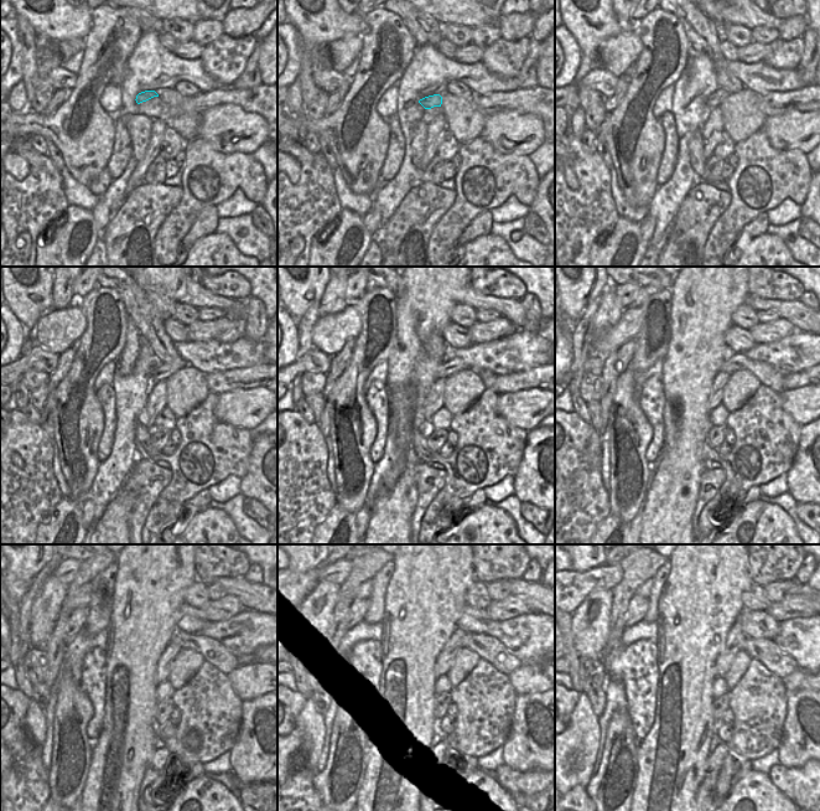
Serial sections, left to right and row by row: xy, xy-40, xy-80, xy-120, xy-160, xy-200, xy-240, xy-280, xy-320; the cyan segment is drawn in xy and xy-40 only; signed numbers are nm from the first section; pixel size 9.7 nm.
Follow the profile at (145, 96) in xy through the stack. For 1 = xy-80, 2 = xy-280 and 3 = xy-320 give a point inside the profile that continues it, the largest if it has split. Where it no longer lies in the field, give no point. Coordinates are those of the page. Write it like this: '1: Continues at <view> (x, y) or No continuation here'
1: Continues at xy-80 (715, 99)
2: Continues at xy-280 (487, 647)
3: Continues at xy-320 (767, 651)

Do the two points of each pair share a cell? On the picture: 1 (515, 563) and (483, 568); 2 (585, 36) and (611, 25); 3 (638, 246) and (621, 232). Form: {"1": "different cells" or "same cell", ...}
{"1": "same cell", "2": "same cell", "3": "same cell"}

